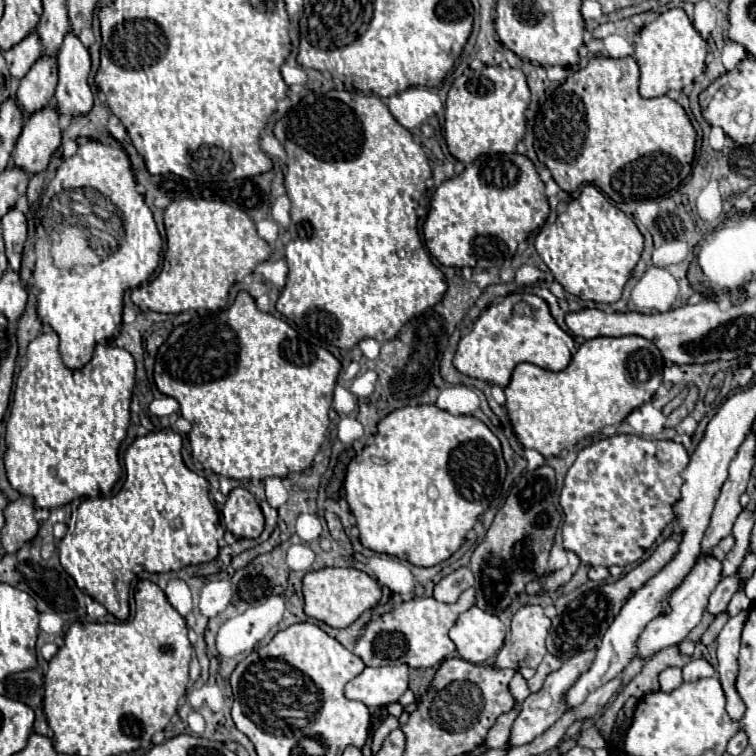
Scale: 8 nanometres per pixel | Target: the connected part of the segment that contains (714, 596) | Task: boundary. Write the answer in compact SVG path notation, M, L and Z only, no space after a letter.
M739 573L729 575L729 577L723 577L723 579L717 583L717 587L715 587L715 591L711 593L711 597L709 597L709 607L707 607L707 611L713 613L713 615L723 613L723 611L727 609L727 603L731 601L733 593L739 591L741 581L743 581L743 577L741 577Z

